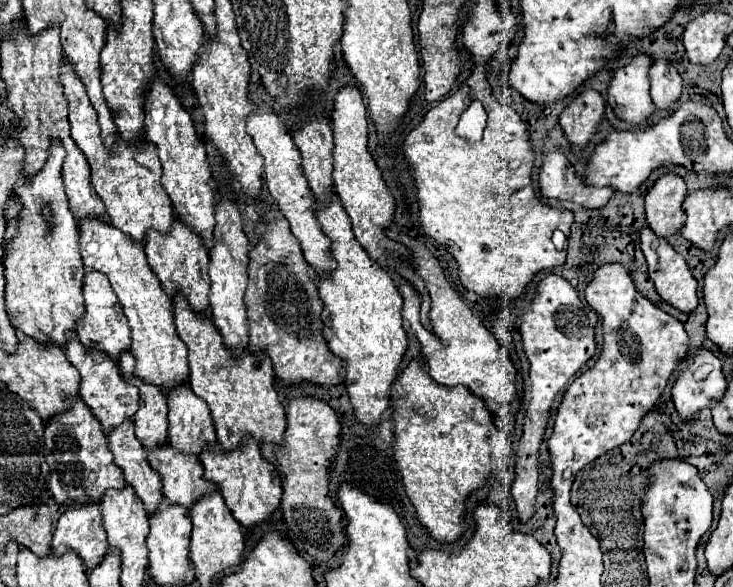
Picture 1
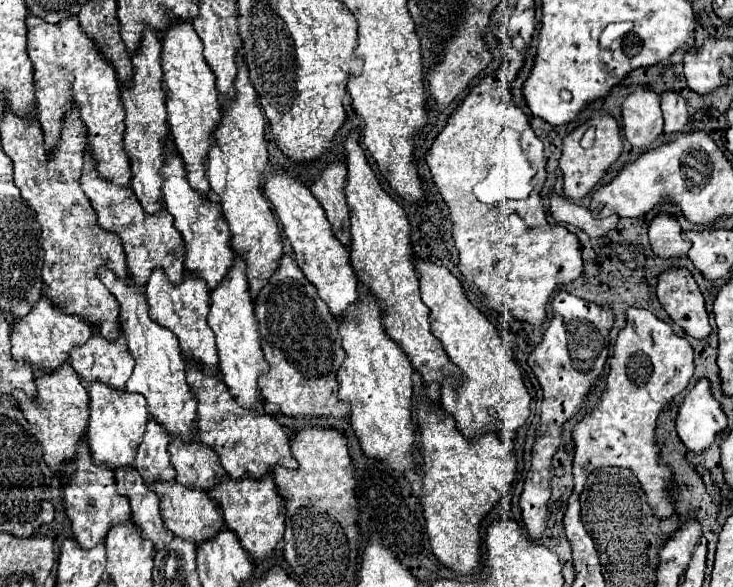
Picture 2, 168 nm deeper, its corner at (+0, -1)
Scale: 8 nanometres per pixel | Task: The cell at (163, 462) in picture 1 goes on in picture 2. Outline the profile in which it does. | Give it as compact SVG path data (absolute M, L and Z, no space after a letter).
M154 481L152 491L160 497L160 511L162 511L166 529L170 529L178 537L186 537L200 543L214 537L216 531L224 525L222 509L218 507L216 501L212 501L206 495L204 489L186 487L186 485L180 485L178 481Z

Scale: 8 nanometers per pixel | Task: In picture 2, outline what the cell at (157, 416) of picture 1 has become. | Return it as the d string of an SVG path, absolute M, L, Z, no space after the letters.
M150 417L134 461L134 467L148 483L154 483L156 479L170 481L176 477L176 471L170 465L170 455L166 451L168 443L170 433L162 433L162 425Z

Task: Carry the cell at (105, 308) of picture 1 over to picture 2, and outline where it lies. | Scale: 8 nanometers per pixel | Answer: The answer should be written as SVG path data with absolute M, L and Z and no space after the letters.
M92 325L90 341L70 351L70 365L82 381L102 381L114 389L124 389L134 367L134 357L126 349L122 329L116 341L110 341L102 337L98 325Z

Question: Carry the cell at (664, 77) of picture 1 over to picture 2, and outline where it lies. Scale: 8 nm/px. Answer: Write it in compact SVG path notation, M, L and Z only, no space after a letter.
M678 91L660 93L662 113L664 113L664 133L678 133L688 121L686 99Z

